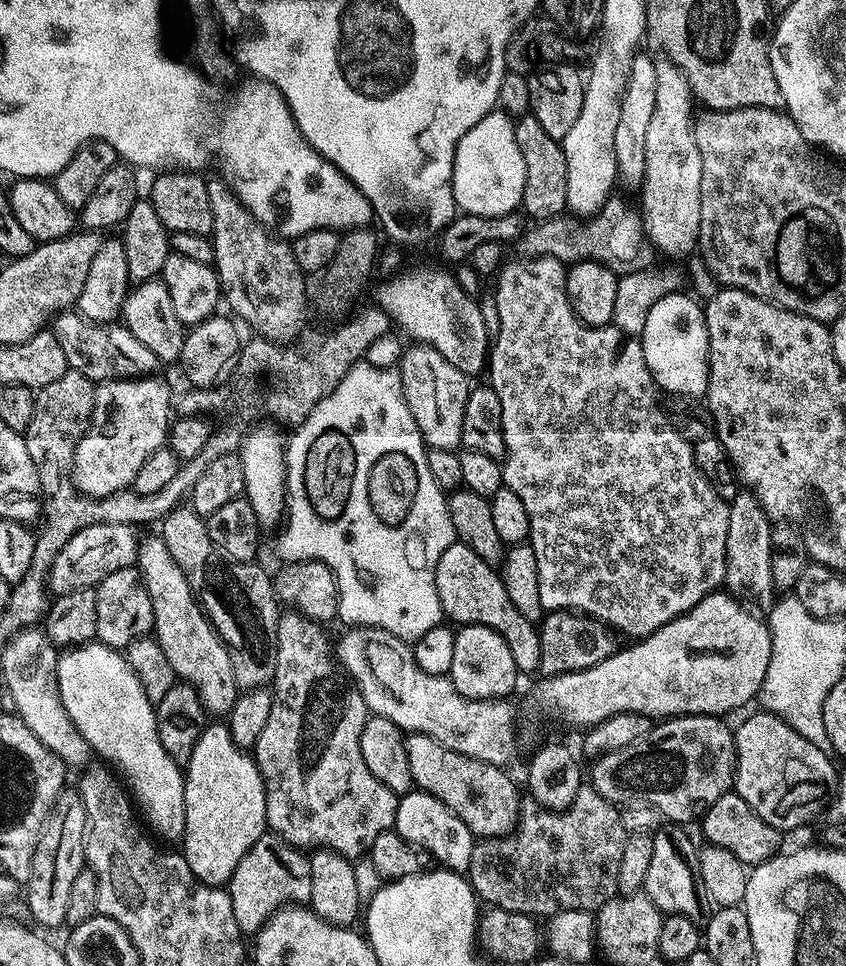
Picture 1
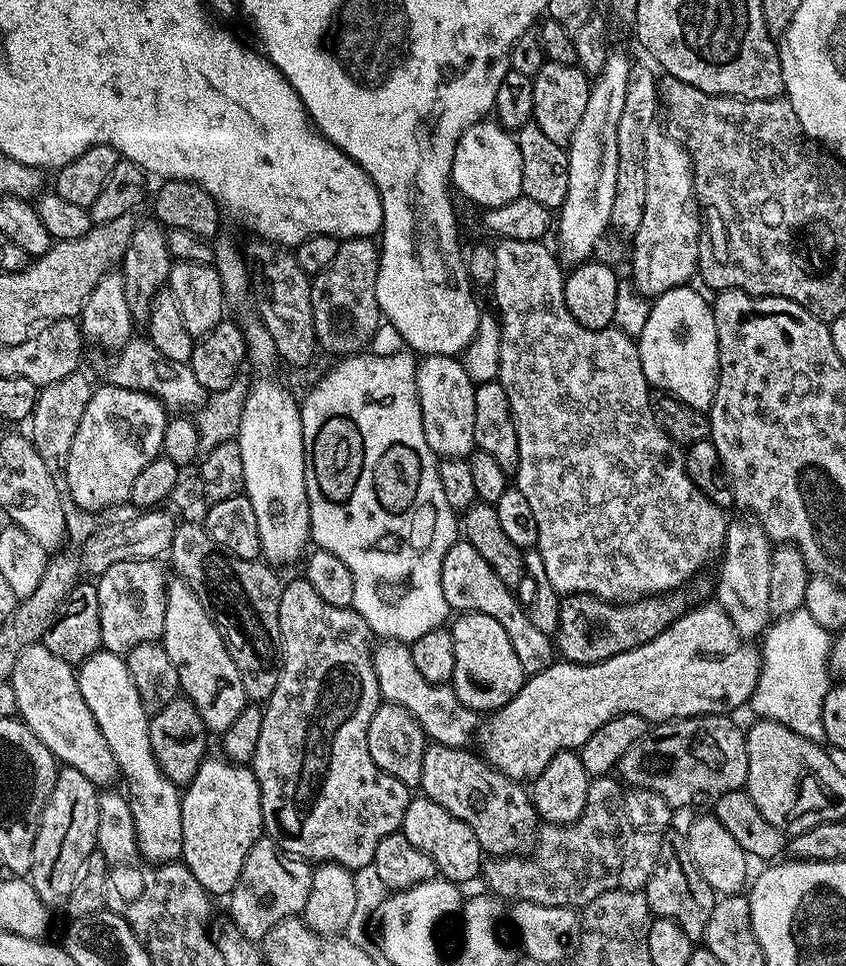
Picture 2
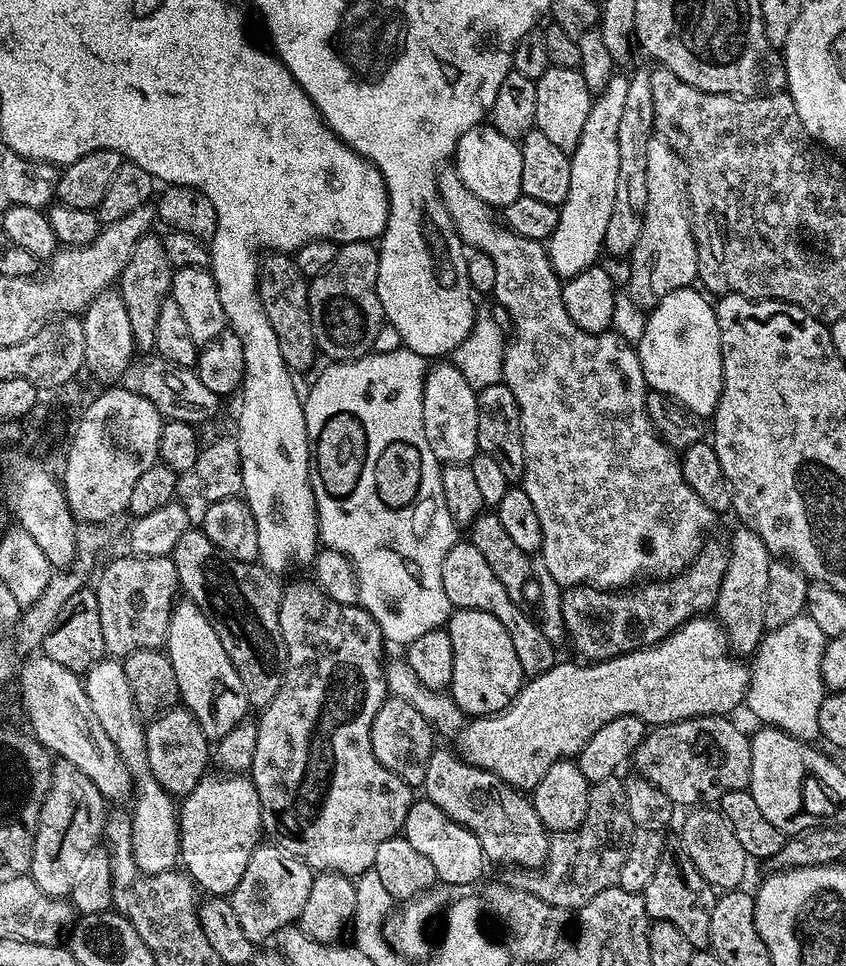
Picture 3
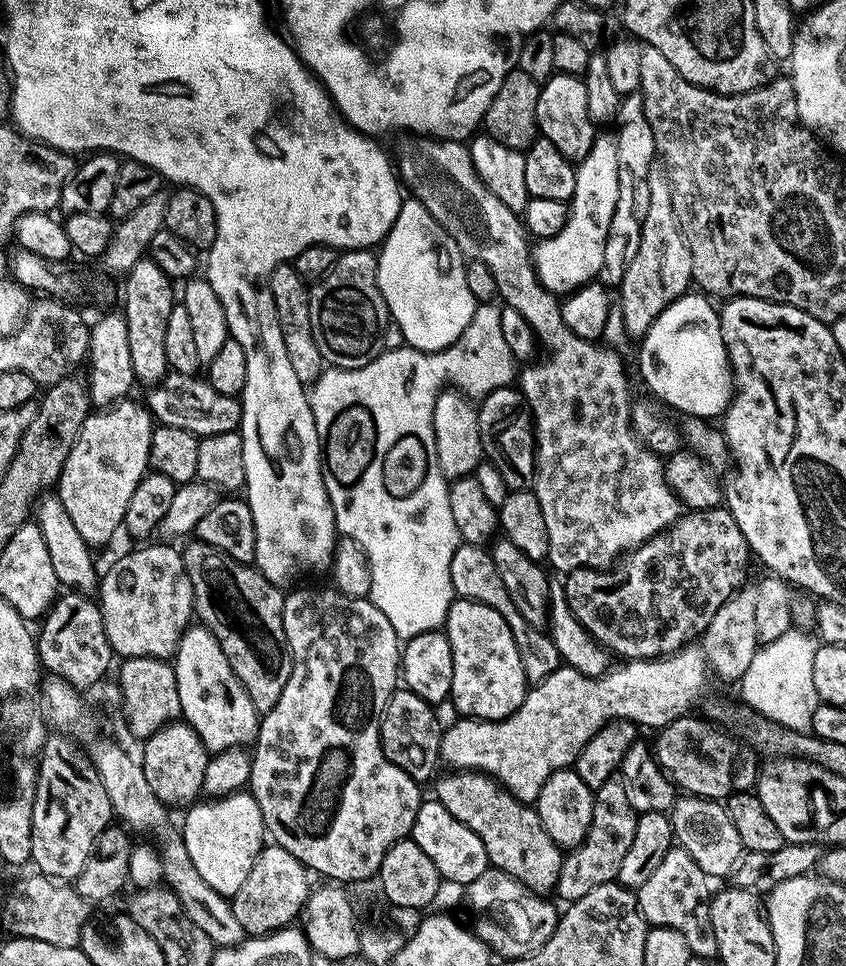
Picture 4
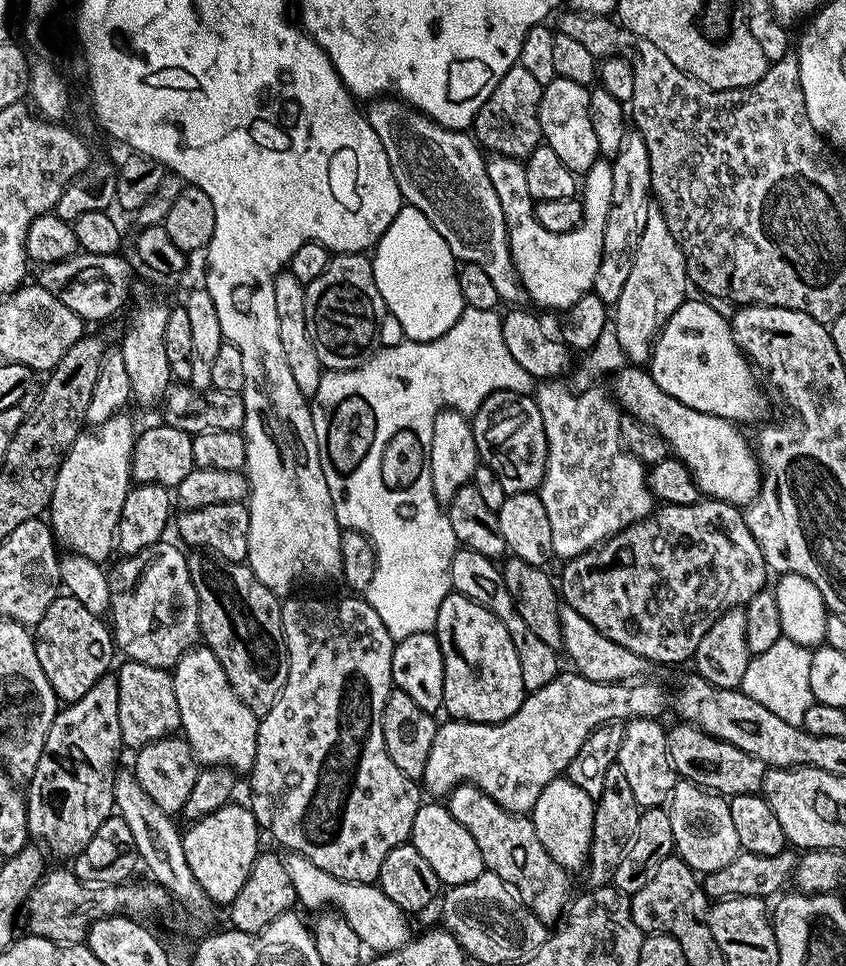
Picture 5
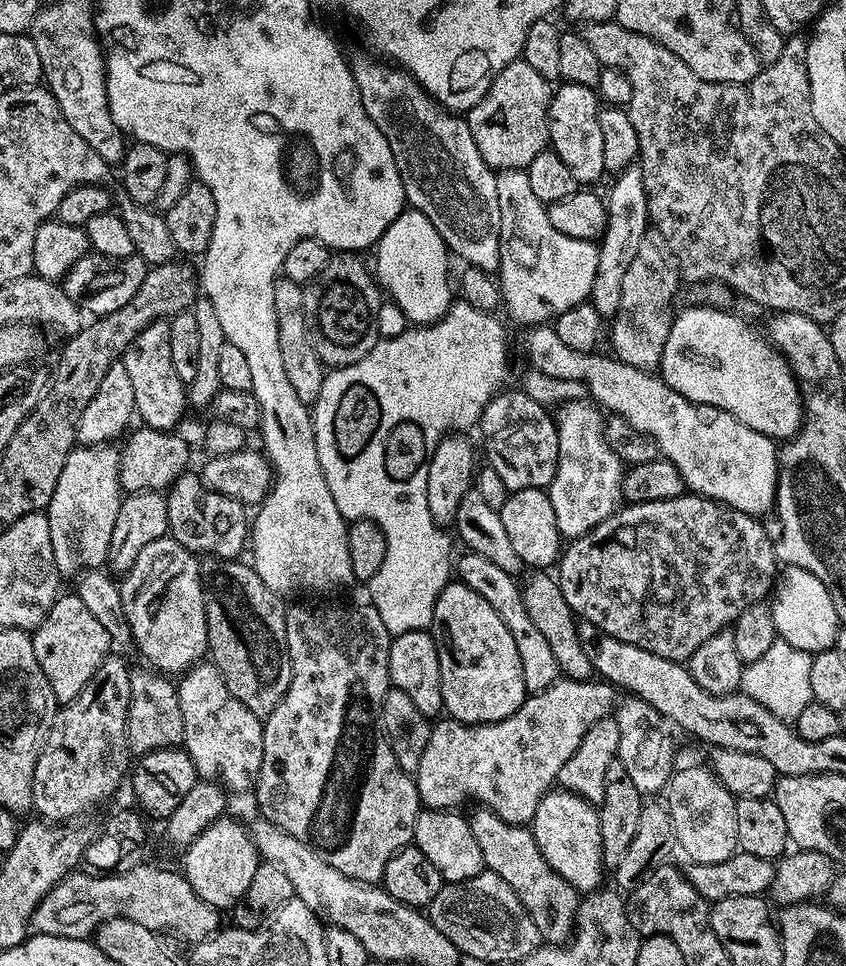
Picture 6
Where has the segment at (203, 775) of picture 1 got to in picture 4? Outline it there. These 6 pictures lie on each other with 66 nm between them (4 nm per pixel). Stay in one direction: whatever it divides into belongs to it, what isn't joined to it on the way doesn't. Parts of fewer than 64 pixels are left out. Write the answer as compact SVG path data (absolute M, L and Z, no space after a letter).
M241 790L231 792L229 796L201 799L191 805L183 816L182 835L190 853L190 862L194 862L194 870L198 870L206 886L218 890L218 894L229 898L238 894L242 881L250 875L254 858L258 858L266 843L262 810L258 810L258 802L251 791Z

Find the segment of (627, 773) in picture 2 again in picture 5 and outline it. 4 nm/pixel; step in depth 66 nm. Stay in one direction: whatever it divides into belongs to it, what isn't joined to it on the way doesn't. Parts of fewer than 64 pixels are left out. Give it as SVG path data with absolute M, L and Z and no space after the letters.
M676 722L668 728L668 745L672 765L676 767L677 777L692 780L699 788L706 788L725 798L738 794L757 794L764 786L766 766L754 754L730 746L730 742L714 738L698 726L687 722Z

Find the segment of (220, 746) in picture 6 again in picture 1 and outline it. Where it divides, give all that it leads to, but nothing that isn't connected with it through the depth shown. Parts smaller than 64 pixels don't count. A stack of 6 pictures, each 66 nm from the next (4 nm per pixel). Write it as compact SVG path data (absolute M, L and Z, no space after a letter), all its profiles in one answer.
M145 539L140 545L138 571L154 606L154 638L166 650L166 659L174 666L177 677L191 684L202 702L205 713L216 718L227 717L234 706L238 689L234 666L230 666L228 648L212 627L204 609L200 607L192 587L186 582L178 562L170 558L164 541Z

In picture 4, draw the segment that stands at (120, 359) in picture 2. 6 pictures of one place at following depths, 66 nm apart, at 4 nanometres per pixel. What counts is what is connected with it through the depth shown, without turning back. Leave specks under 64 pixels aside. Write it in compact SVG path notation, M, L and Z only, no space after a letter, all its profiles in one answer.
M169 371L147 389L146 407L163 426L174 426L178 430L192 432L197 438L226 434L241 427L240 401L237 397L218 394L207 379L199 375L187 376Z

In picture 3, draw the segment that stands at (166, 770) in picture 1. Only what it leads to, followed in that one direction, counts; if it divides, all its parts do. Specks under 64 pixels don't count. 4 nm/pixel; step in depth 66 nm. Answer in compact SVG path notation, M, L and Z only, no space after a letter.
M116 658L100 660L94 667L88 669L83 681L86 694L90 698L90 706L94 706L94 714L98 714L98 722L102 722L102 730L110 734L110 742L114 742L122 762L126 762L132 775L134 801L136 800L132 808L130 807L132 864L147 876L171 872L181 863L178 804L169 792L158 786L150 770L144 737L145 725L137 713L136 703L130 694L130 682L126 682L124 677L123 663Z

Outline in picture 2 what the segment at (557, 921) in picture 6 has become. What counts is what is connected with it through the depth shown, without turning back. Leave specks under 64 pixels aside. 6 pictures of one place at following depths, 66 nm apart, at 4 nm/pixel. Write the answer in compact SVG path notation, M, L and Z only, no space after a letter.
M429 743L422 758L419 791L454 814L454 818L466 822L489 857L523 853L538 831L538 817L529 789L493 768L487 759L479 760L468 748Z

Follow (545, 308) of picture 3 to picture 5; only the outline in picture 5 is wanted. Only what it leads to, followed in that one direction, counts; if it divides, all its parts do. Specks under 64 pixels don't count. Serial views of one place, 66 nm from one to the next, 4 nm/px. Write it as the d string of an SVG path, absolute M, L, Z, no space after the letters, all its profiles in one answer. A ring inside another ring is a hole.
M380 98L375 101L366 115L374 134L382 142L382 150L386 150L386 158L390 162L392 179L398 182L398 190L405 205L422 210L426 218L446 238L446 246L456 255L457 261L474 266L482 266L494 282L501 301L516 306L525 299L524 287L520 284L520 276L516 273L516 264L512 261L512 251L508 245L508 227L502 214L502 202L498 202L498 194L494 194L494 186L490 186L490 174L485 153L467 131L455 132L443 128L429 116L412 107L399 98ZM559 379L545 380L535 389L534 399L538 414L542 414L542 426L546 430L546 474L542 478L538 494L546 514L550 517L550 539L554 541L553 557L567 562L591 548L599 548L611 536L617 536L654 511L654 497L648 488L646 466L634 453L626 451L620 433L622 409L607 391L588 388L575 396Z

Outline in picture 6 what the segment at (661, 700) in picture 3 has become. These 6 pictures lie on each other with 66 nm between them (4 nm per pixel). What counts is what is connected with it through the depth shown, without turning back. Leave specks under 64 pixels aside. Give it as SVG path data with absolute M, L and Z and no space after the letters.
M561 678L557 680L554 686L550 686L545 692L537 692L529 695L527 699L525 699L522 707L518 709L513 716L507 716L505 720L500 720L496 724L462 724L459 720L453 720L451 718L444 718L439 722L433 723L430 742L426 744L426 754L422 754L422 762L414 774L421 805L427 806L428 808L456 810L461 807L459 804L464 804L467 800L476 800L472 802L490 809L494 814L498 814L498 818L502 818L506 822L525 826L531 825L534 814L538 810L538 802L542 802L544 795L556 784L556 775L558 774L558 770L562 770L562 766L566 766L566 758L570 758L570 754L574 754L574 750L578 750L582 738L590 730L590 726L594 726L594 722L598 722L604 716L613 715L614 705L617 703L617 700L617 689L613 688L612 685L607 682Z

